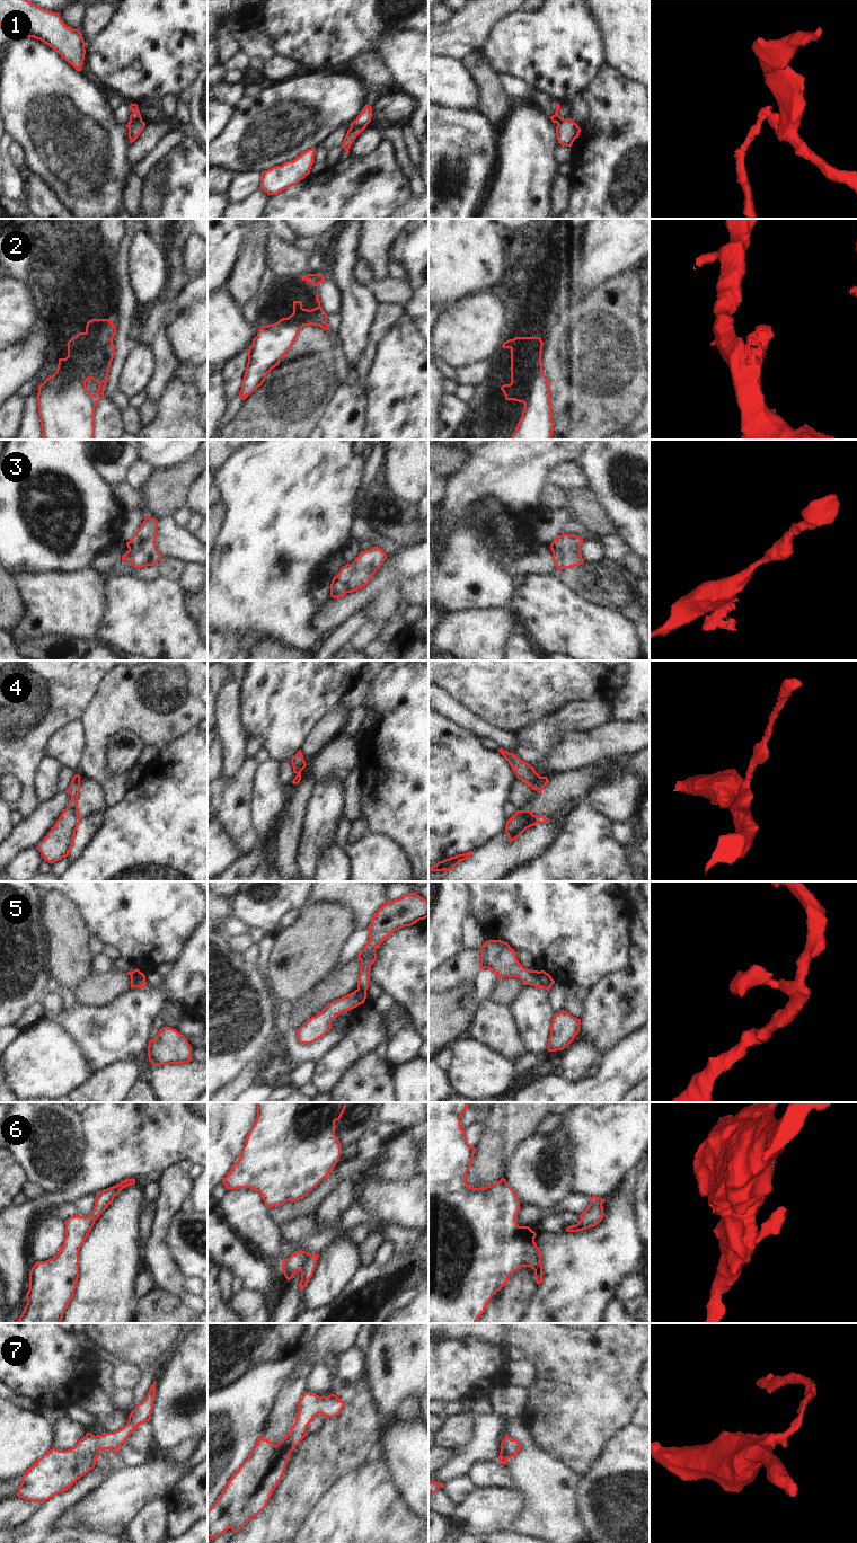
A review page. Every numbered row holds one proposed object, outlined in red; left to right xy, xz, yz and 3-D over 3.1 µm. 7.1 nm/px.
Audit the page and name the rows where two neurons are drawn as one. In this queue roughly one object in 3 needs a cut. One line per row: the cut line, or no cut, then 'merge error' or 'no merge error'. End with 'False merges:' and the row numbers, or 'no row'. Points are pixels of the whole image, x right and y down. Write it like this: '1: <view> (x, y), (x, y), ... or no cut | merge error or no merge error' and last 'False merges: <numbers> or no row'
1: xz (365, 125), (351, 127) | merge error
2: xy (63, 358), (69, 373), (79, 382), (86, 396), (95, 402) | merge error
3: no cut | no merge error
4: no cut | no merge error
5: yz (538, 972), (541, 986) | merge error
6: no cut | no merge error
7: no cut | no merge error
False merges: 1, 2, 5

